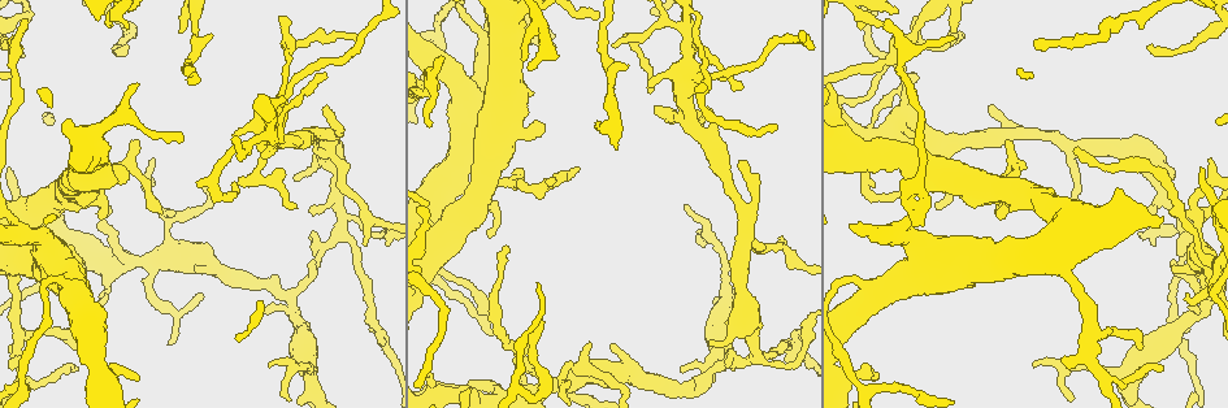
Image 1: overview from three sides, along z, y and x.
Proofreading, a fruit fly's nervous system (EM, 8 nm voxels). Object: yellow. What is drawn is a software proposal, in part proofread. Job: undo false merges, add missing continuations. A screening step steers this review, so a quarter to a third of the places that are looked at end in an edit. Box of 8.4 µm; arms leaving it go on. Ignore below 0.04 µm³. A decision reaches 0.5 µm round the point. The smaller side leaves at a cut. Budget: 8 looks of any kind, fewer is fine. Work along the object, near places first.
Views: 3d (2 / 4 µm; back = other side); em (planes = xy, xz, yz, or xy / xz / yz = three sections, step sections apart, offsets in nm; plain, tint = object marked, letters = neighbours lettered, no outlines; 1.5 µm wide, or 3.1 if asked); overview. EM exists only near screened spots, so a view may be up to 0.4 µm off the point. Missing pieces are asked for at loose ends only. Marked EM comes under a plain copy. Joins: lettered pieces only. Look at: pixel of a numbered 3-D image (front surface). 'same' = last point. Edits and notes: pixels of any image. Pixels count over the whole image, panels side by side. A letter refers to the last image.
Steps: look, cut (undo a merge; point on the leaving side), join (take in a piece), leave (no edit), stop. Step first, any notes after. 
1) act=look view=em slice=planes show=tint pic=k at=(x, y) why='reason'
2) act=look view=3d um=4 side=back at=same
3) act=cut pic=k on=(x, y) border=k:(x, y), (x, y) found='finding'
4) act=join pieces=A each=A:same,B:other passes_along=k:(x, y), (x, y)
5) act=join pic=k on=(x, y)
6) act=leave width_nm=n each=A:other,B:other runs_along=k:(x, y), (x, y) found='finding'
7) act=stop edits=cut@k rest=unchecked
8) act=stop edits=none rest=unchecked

act=look view=em slice=xy step=8 show=letters pic=1 at=(989, 108)

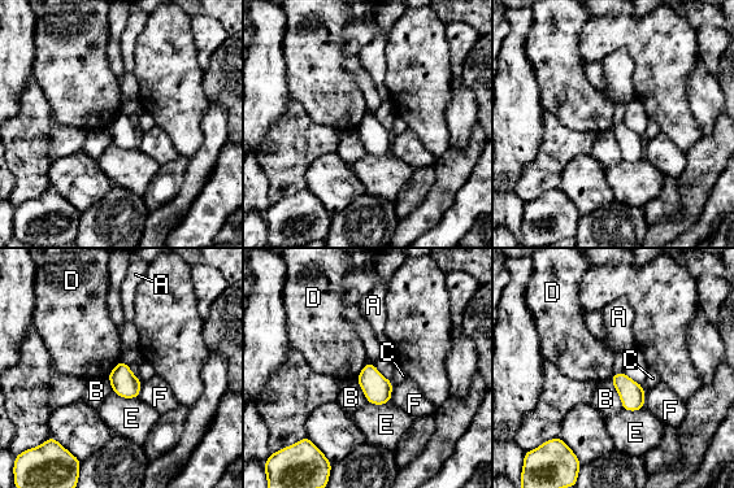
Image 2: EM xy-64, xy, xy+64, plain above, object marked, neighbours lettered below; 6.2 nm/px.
act=leave each=A:other,B:other,C:other,D:other,E:other,F:other border=2:(112, 391), (124, 397), (138, 397) found='no lettered piece goes on from it'

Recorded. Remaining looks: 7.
act=look view=3d um=4 pic=1 at=(429, 128) why='thin end'

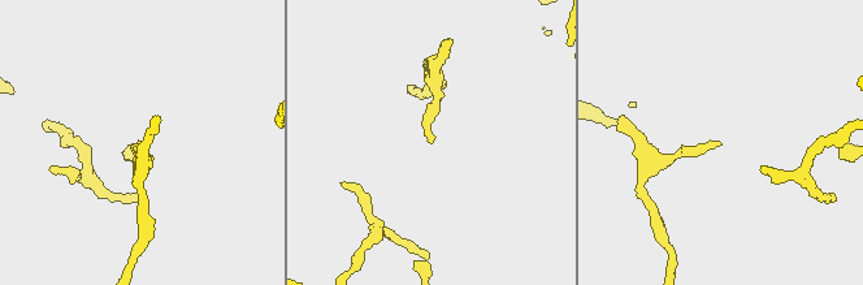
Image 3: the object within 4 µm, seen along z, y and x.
act=look view=em slice=planes show=letters pic=3 at=(429, 142) why='need the tissue'

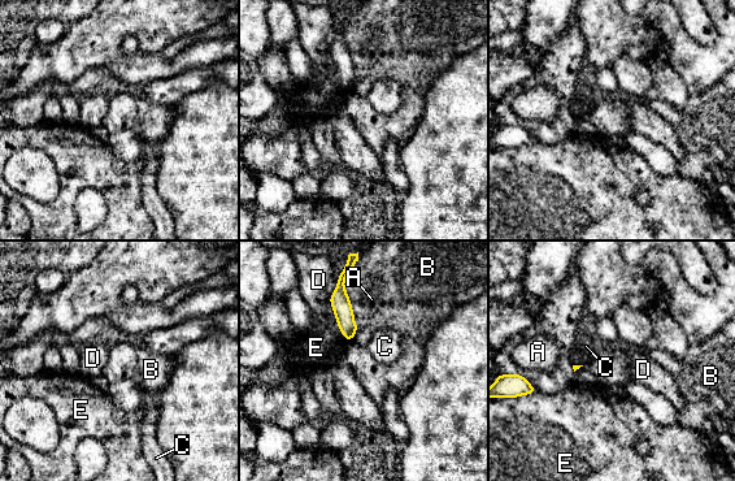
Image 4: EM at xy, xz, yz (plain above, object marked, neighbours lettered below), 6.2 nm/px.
act=leave longest_contact=E:220nm each=A:other,B:other,C:other,D:other,E:other border=4:(338, 276), (330, 295), (331, 310) found='no lettered piece goes on from it'

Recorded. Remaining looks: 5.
act=look view=3d um=2 pic=1 at=(137, 141) why='free end'

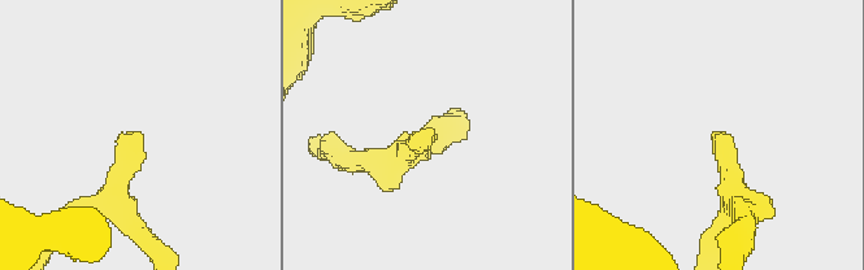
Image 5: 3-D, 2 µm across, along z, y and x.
act=look view=em slice=planes show=letters pic=5 at=(716, 133) why='shape alone is not enough'

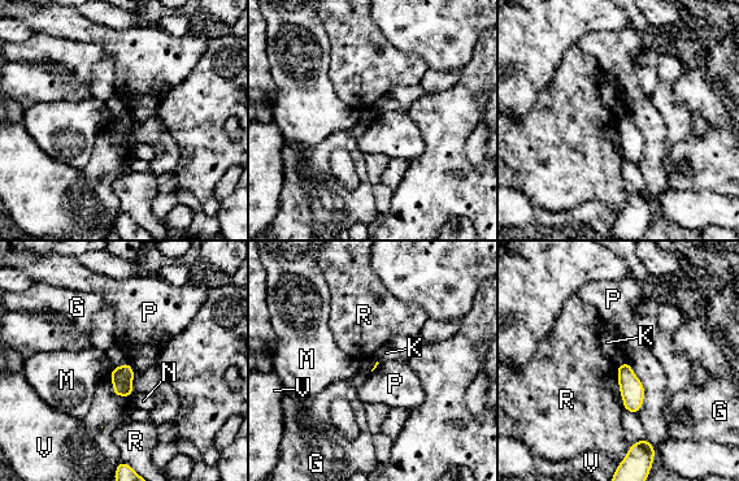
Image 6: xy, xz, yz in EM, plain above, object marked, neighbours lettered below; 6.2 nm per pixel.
act=leave longest_contact=P:320nm each=G:other,K:other,M:other,N:other,P:other,R:other,V:other border=6:(627, 363), (643, 388), (638, 414) found='none of them fits'

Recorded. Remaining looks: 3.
act=stop edits=none rest=unchecked

